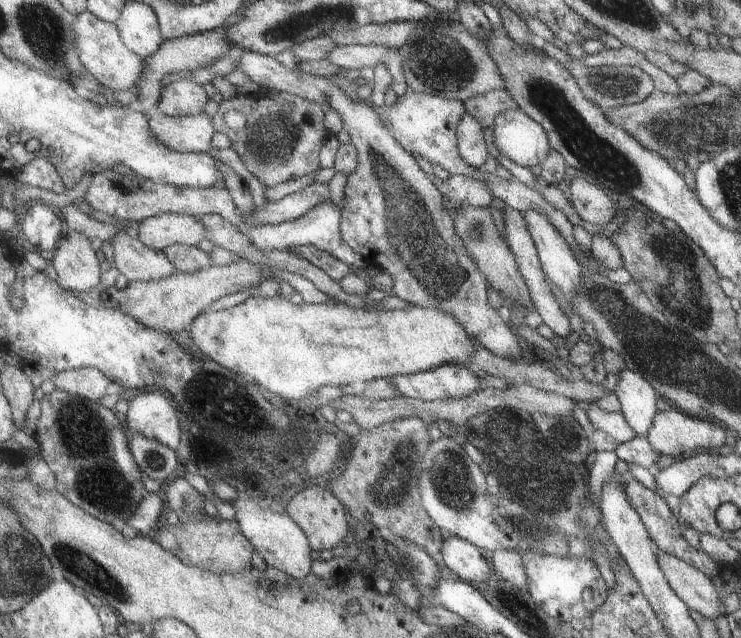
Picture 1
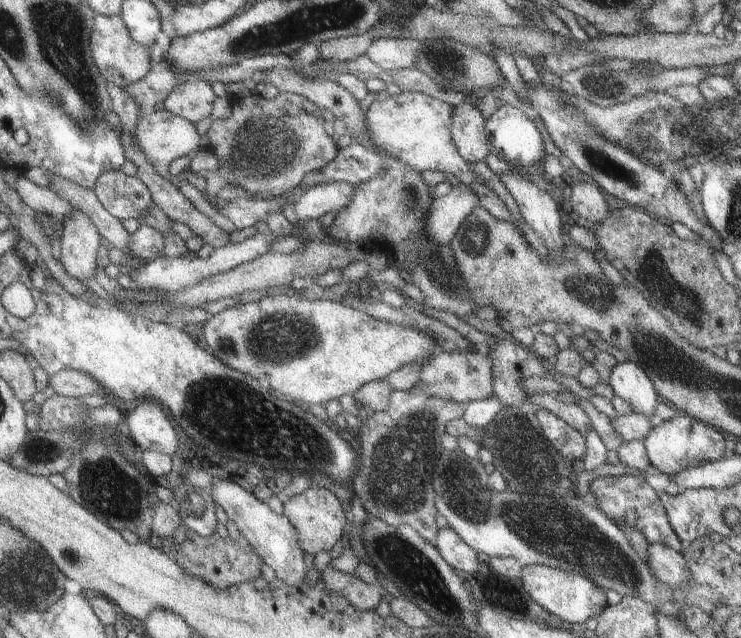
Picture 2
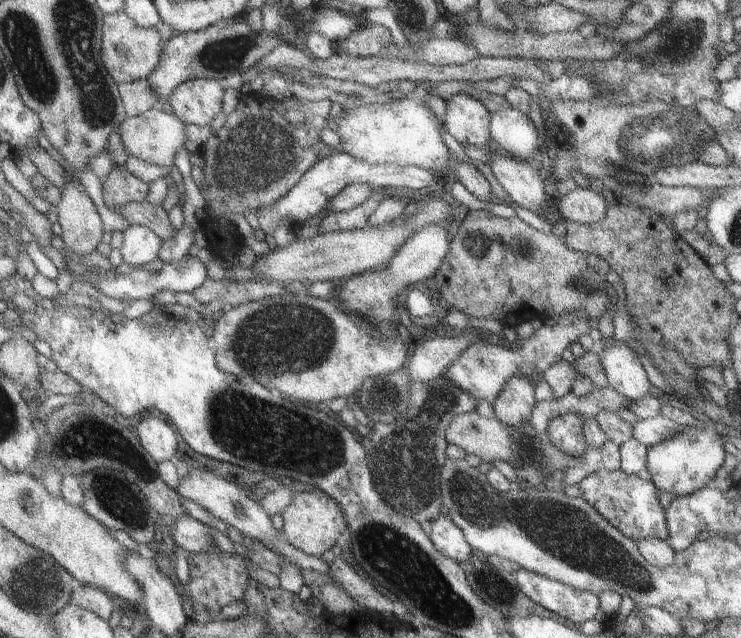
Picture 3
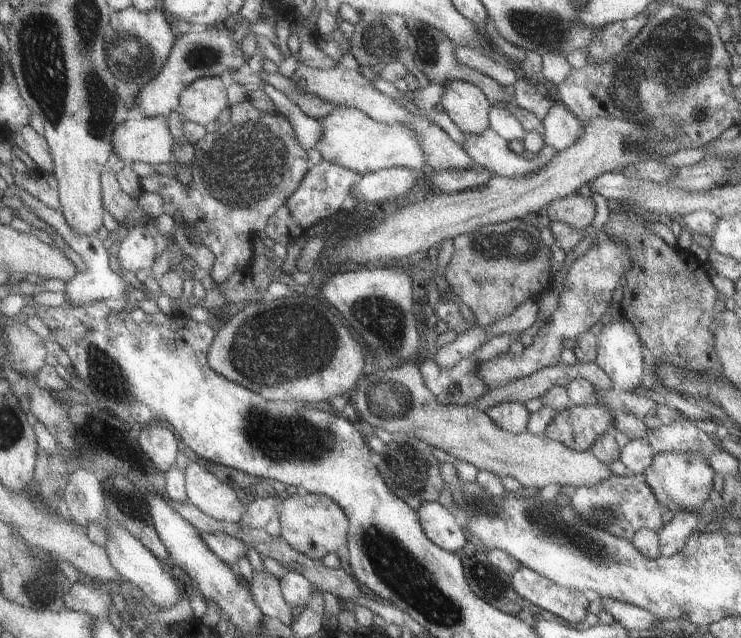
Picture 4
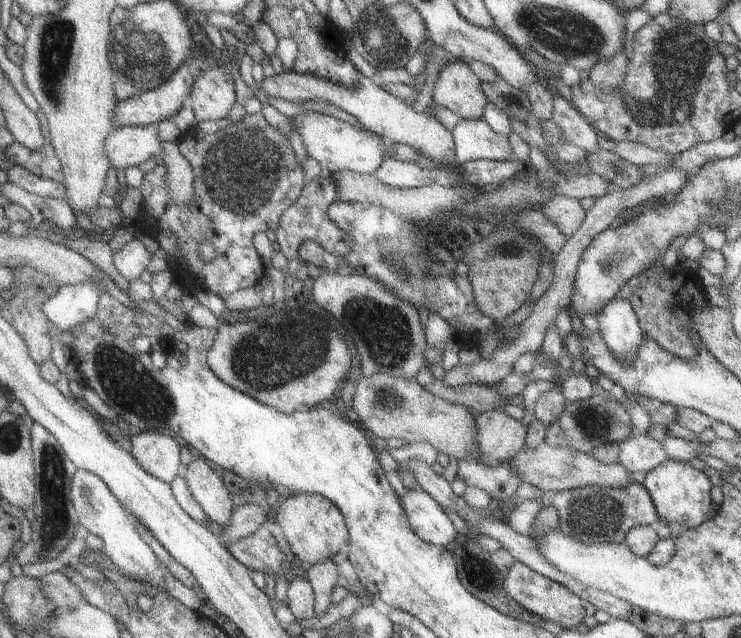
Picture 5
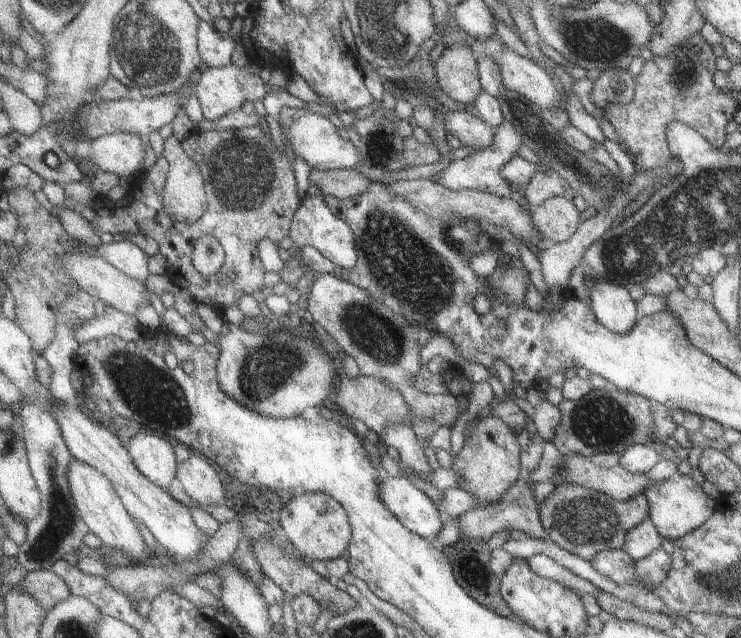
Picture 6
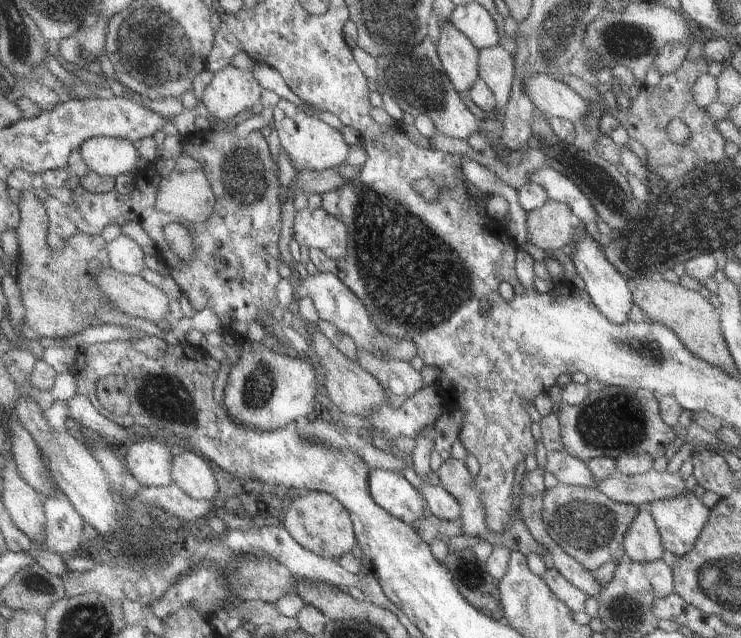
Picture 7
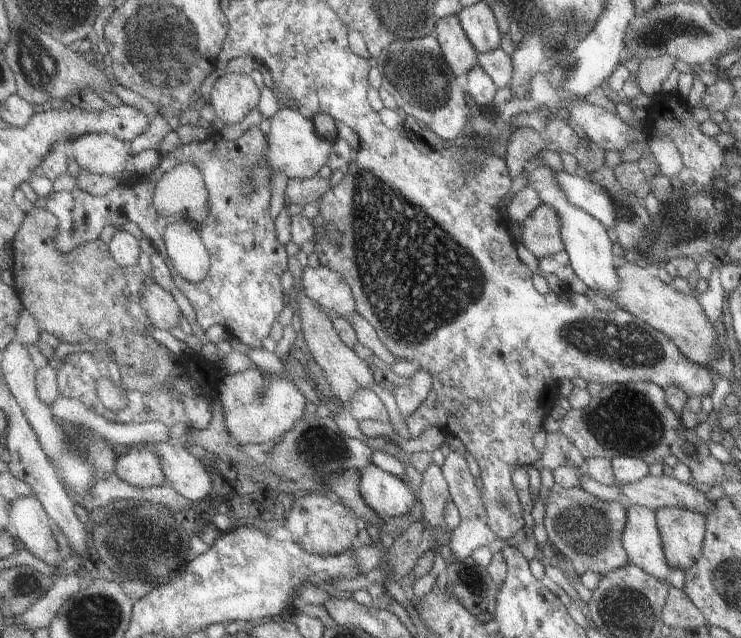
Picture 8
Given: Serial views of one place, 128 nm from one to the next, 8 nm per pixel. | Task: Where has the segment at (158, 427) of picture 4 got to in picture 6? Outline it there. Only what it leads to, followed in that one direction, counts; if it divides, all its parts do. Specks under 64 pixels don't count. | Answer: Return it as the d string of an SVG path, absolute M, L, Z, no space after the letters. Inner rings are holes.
M155 432L137 433L127 443L128 451L137 468L149 480L166 489L176 478L180 466L180 462L177 462L175 458L173 446L170 438L165 438Z

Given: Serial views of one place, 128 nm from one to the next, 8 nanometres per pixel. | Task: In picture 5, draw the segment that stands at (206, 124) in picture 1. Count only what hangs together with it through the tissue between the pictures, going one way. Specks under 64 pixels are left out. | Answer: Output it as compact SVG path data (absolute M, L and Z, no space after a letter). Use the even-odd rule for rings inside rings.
M127 125L115 129L105 141L104 151L115 168L139 167L162 152L158 125Z

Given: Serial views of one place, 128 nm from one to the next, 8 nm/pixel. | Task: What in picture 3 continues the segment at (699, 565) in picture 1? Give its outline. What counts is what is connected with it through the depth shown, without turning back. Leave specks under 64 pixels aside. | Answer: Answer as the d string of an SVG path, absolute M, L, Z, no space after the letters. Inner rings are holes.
M601 467L585 476L578 487L581 492L579 497L593 506L602 518L615 526L626 538L631 538L634 542L643 538L667 540L664 509L659 504L658 491L650 480L643 480L639 475L624 474L620 469L608 471Z

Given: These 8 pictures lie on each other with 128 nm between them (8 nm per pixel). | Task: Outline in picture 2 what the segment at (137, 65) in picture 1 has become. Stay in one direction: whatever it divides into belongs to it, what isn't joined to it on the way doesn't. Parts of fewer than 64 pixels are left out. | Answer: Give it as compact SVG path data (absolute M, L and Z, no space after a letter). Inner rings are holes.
M96 13L93 18L93 30L89 34L89 48L93 54L93 62L103 74L103 78L111 85L121 89L129 88L133 84L143 80L151 68L151 48L137 44L121 16L103 16Z

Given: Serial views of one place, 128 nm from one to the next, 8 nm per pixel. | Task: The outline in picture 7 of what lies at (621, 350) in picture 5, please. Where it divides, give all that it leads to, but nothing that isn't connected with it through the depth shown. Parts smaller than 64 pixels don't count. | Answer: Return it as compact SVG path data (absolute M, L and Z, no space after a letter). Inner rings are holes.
M584 229L582 232L572 233L573 252L570 259L575 267L575 272L585 283L583 291L589 296L597 312L611 324L623 324L628 320L628 315L633 302L631 302L631 290L627 282L619 272L611 265L611 262L602 252L602 238L589 235Z

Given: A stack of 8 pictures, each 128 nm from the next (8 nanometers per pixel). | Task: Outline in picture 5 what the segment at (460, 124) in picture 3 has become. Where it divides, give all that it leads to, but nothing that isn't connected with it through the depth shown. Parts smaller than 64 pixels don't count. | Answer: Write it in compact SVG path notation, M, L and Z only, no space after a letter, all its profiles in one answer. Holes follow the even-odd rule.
M466 60L445 63L437 73L432 101L456 114L458 119L476 119L487 104L480 79L473 74Z

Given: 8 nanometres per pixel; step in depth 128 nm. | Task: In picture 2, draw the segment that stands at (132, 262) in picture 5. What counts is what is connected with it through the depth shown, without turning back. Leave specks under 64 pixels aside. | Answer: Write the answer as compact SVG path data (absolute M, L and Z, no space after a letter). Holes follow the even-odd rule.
M143 223L131 234L129 252L133 257L150 263L164 255L165 246L165 232Z

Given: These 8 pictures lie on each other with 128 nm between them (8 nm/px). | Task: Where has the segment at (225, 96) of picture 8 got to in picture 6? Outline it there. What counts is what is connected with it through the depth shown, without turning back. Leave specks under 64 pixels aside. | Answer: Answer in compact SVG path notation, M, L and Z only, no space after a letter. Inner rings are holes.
M232 63L199 71L195 76L195 83L196 86L193 88L193 92L200 103L203 116L213 121L225 116L231 110L239 109L241 102L249 100L253 103L266 94L272 94L268 83L263 83L260 77L250 73L246 67L238 67Z

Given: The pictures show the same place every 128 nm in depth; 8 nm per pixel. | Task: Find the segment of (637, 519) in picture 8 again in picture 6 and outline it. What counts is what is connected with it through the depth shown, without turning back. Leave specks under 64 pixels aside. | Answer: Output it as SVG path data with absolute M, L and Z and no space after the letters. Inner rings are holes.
M645 517L625 533L620 549L636 561L657 550L662 539L651 521Z

